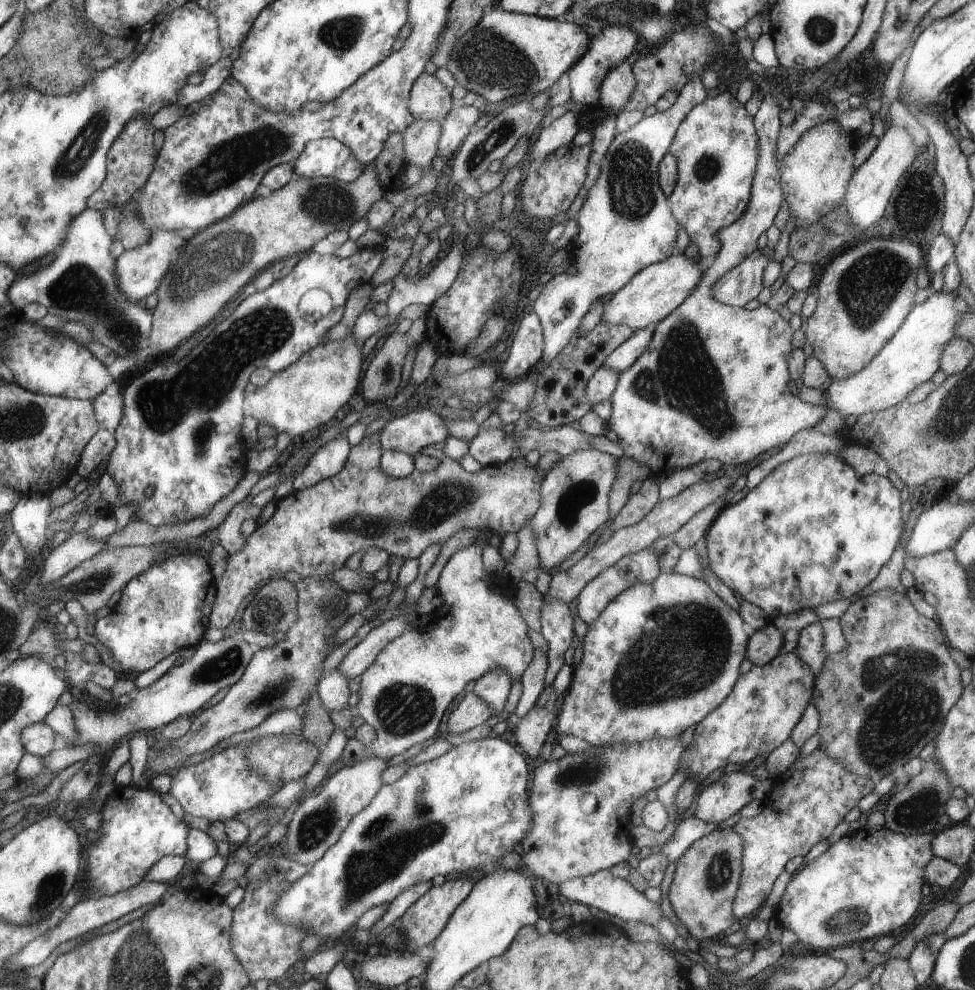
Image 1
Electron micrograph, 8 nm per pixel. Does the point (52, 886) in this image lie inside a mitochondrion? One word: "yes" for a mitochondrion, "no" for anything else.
yes

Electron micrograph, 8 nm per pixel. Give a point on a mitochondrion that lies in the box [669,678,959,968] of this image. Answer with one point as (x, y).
(919, 810)

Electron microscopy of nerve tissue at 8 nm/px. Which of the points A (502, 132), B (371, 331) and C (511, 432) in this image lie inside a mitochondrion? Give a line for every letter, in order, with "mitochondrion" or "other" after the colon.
A: mitochondrion
B: other
C: other

